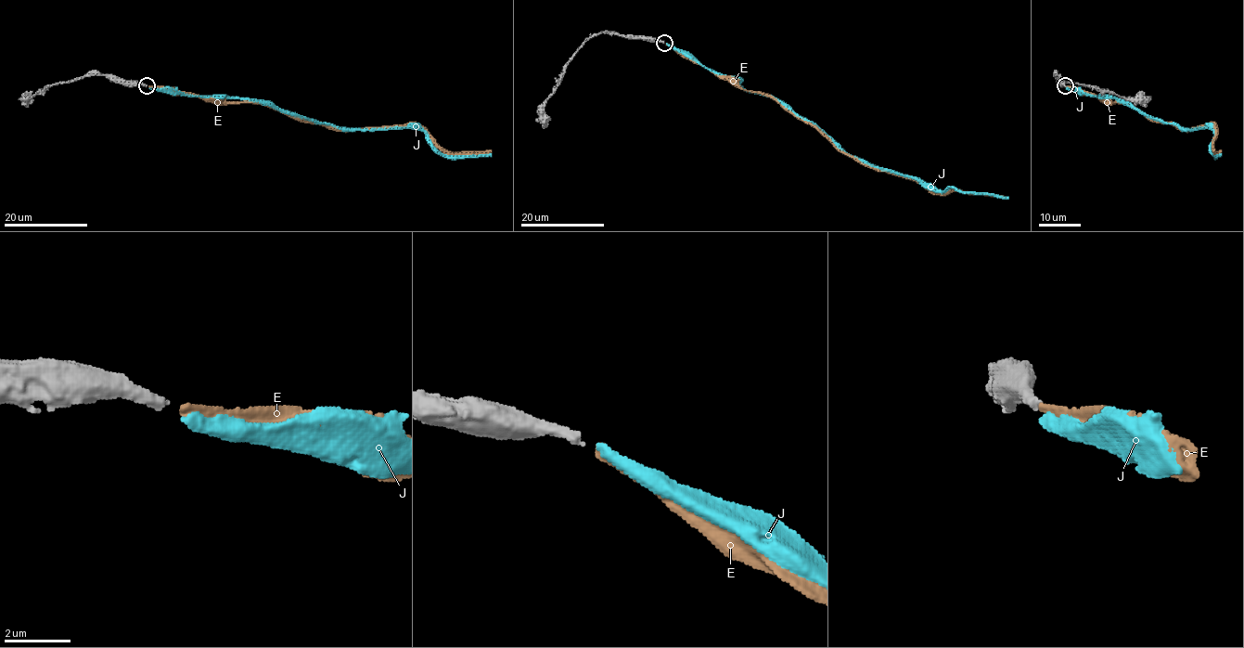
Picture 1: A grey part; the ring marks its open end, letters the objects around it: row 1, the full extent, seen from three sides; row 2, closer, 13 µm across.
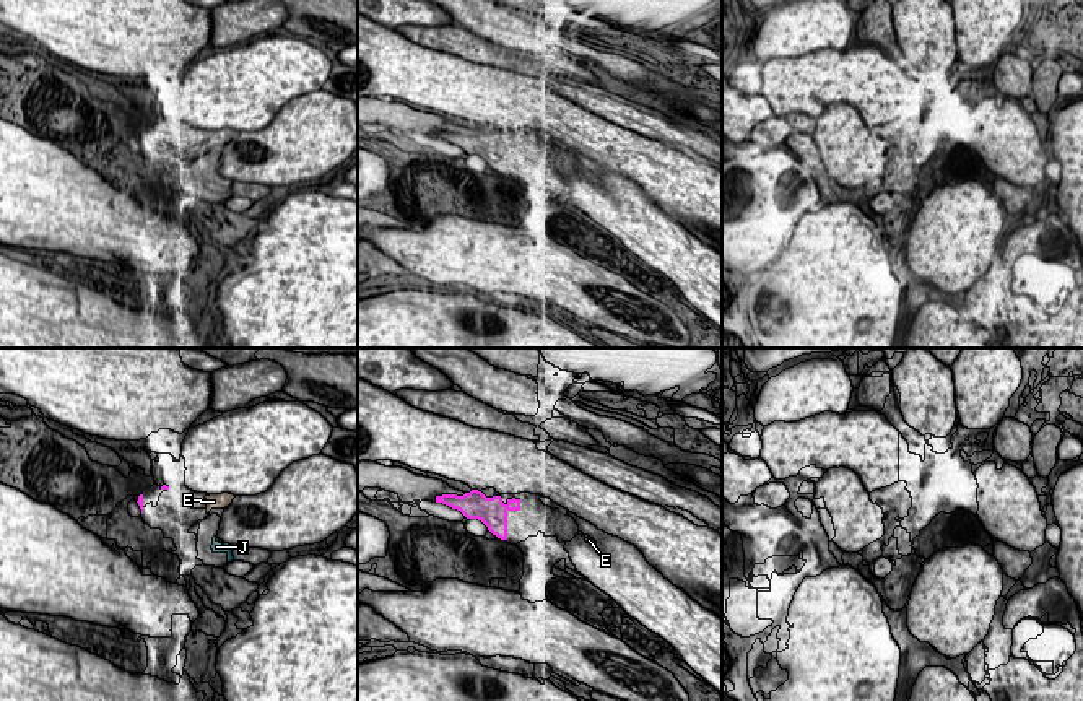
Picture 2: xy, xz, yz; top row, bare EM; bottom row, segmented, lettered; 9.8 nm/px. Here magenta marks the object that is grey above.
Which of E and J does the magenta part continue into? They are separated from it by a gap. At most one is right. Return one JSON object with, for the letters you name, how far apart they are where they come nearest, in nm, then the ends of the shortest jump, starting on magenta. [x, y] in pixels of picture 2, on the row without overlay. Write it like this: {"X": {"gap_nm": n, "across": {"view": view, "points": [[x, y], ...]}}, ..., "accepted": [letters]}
{"E": {"gap_nm": 380, "across": {"view": "xy", "points": [[168, 124], [205, 132]]}}, "accepted": ["E"]}

